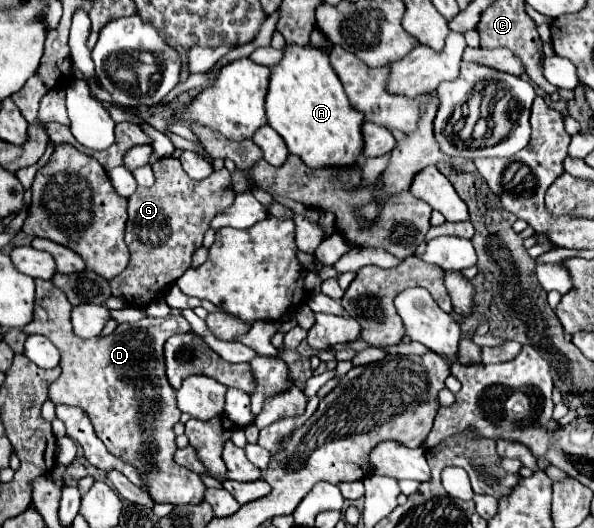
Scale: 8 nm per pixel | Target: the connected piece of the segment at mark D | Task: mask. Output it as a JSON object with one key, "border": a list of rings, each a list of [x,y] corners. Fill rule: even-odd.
{"border":[[[36,279],[36,309],[34,309],[34,319],[22,329],[26,335],[38,333],[48,337],[60,351],[60,367],[62,375],[50,385],[50,401],[60,405],[72,405],[80,407],[88,413],[96,435],[100,441],[108,447],[108,451],[122,459],[124,463],[134,465],[140,471],[140,477],[144,481],[146,493],[156,503],[172,503],[172,505],[182,505],[182,503],[200,503],[202,501],[202,491],[206,489],[204,483],[200,481],[198,473],[178,465],[174,461],[174,451],[176,451],[176,435],[174,435],[174,425],[180,421],[182,411],[176,405],[176,391],[170,387],[168,377],[166,377],[166,365],[164,365],[164,343],[170,335],[190,331],[188,321],[182,315],[168,315],[164,319],[154,319],[154,317],[144,317],[138,323],[120,323],[112,335],[100,335],[94,339],[78,339],[72,331],[70,325],[70,311],[72,305],[68,303],[66,295],[52,285],[52,281],[46,279]]]}

